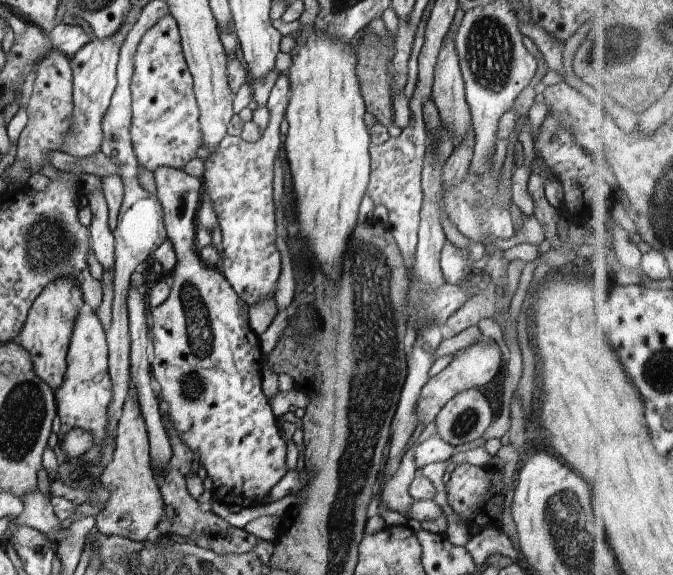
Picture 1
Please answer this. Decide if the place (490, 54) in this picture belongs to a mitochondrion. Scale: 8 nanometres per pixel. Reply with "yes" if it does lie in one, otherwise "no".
yes

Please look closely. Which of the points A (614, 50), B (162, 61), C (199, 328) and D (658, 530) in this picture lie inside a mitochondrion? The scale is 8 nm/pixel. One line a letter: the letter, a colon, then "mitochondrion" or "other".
A: mitochondrion
B: other
C: mitochondrion
D: other

